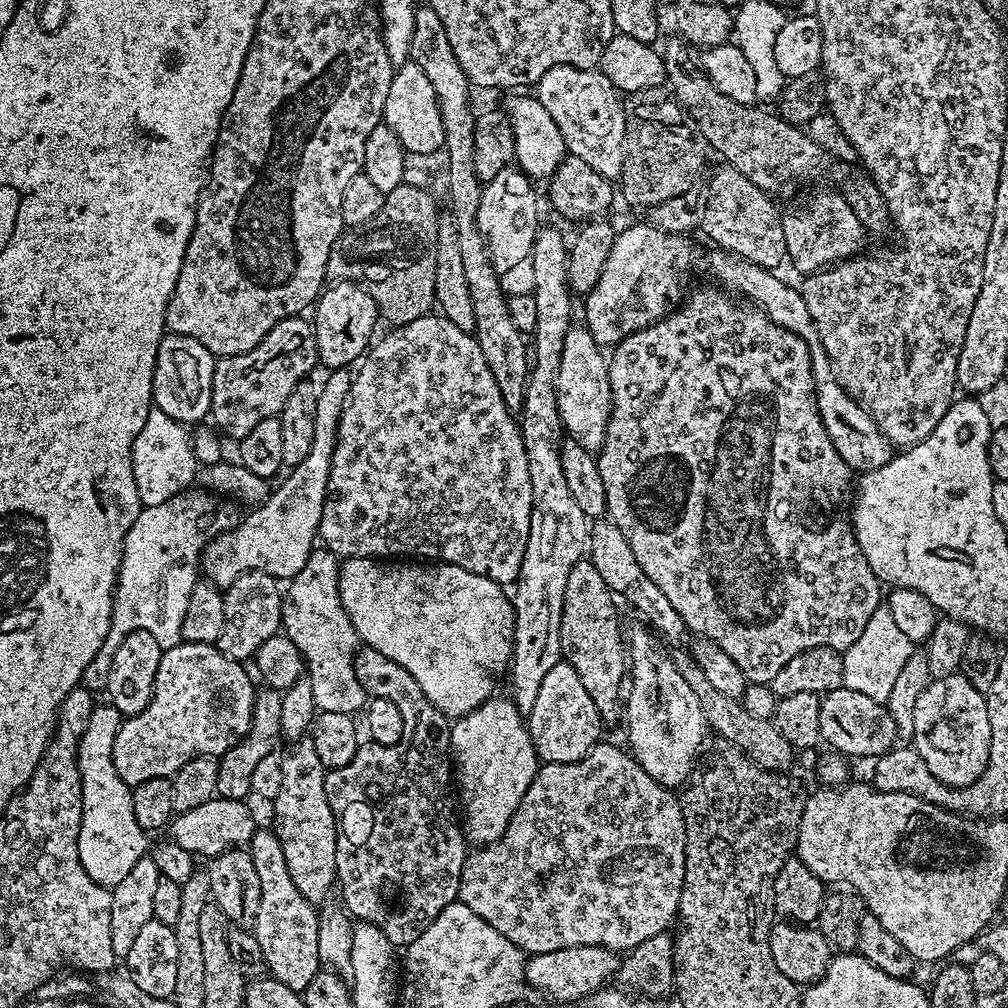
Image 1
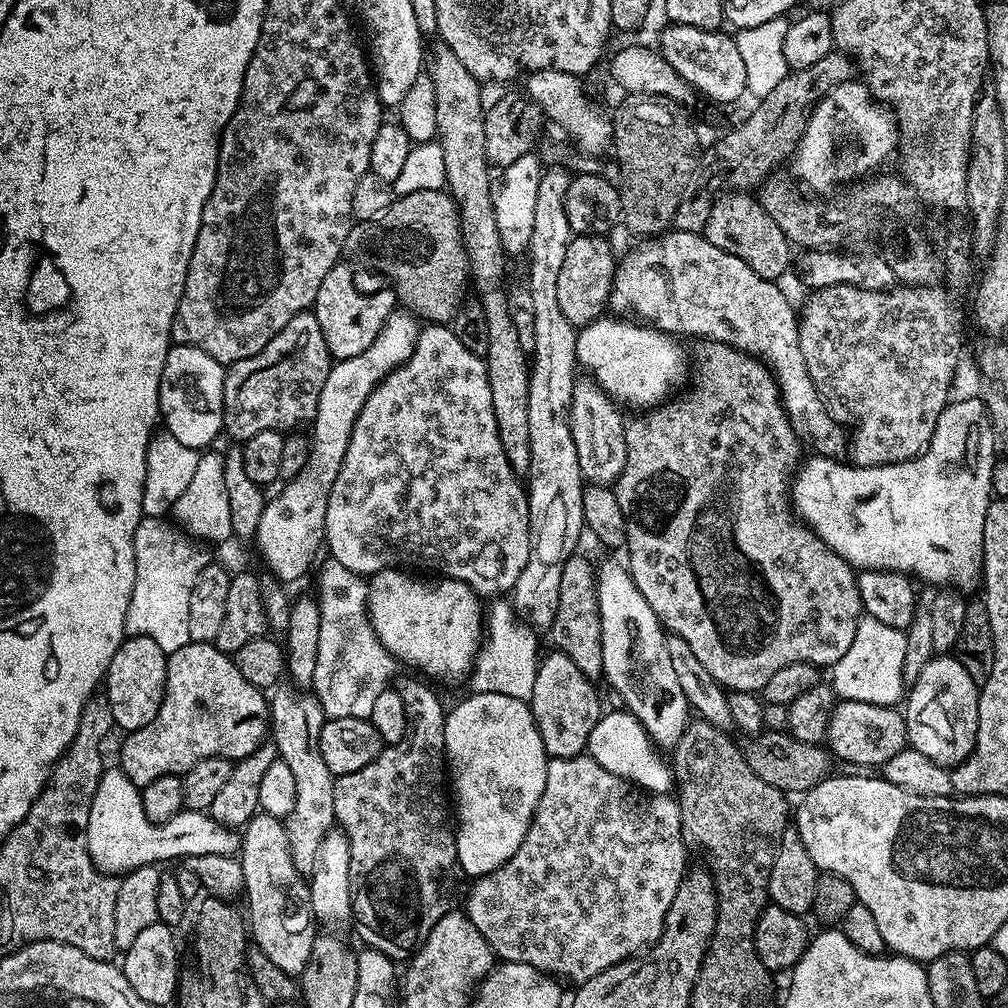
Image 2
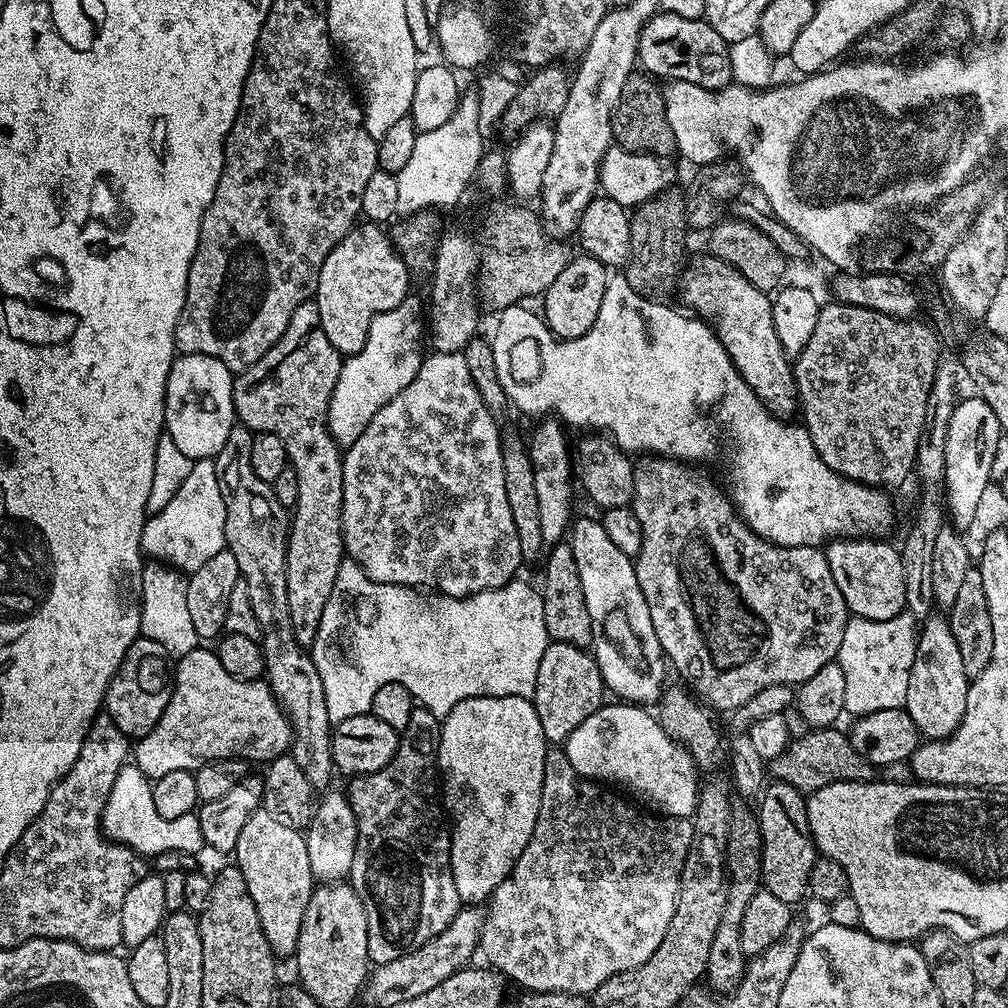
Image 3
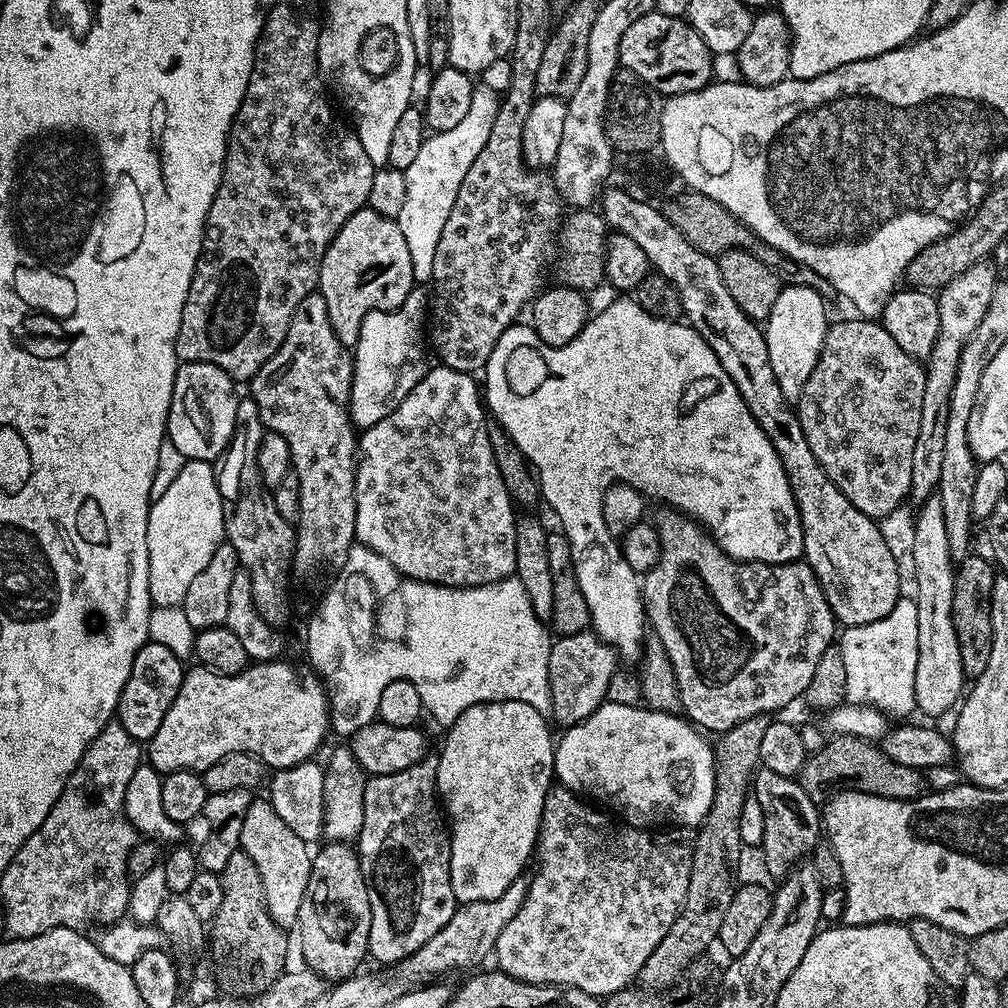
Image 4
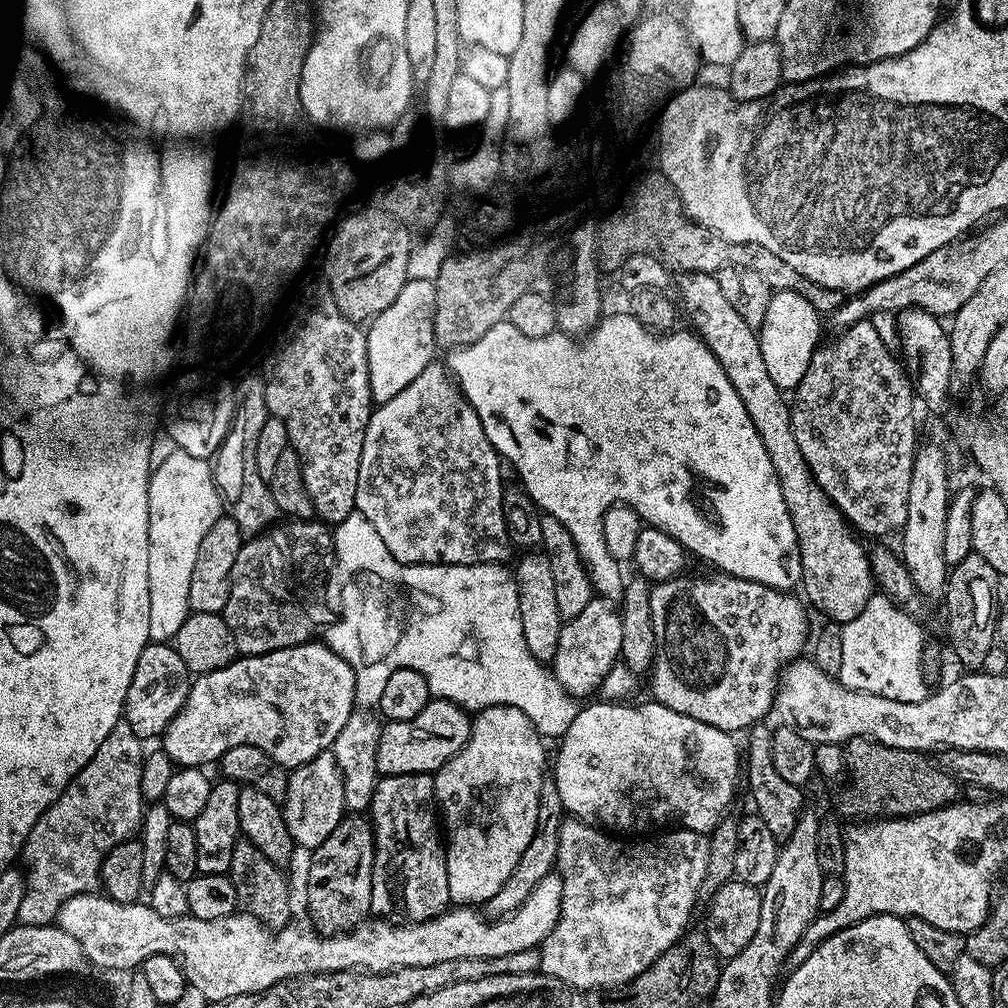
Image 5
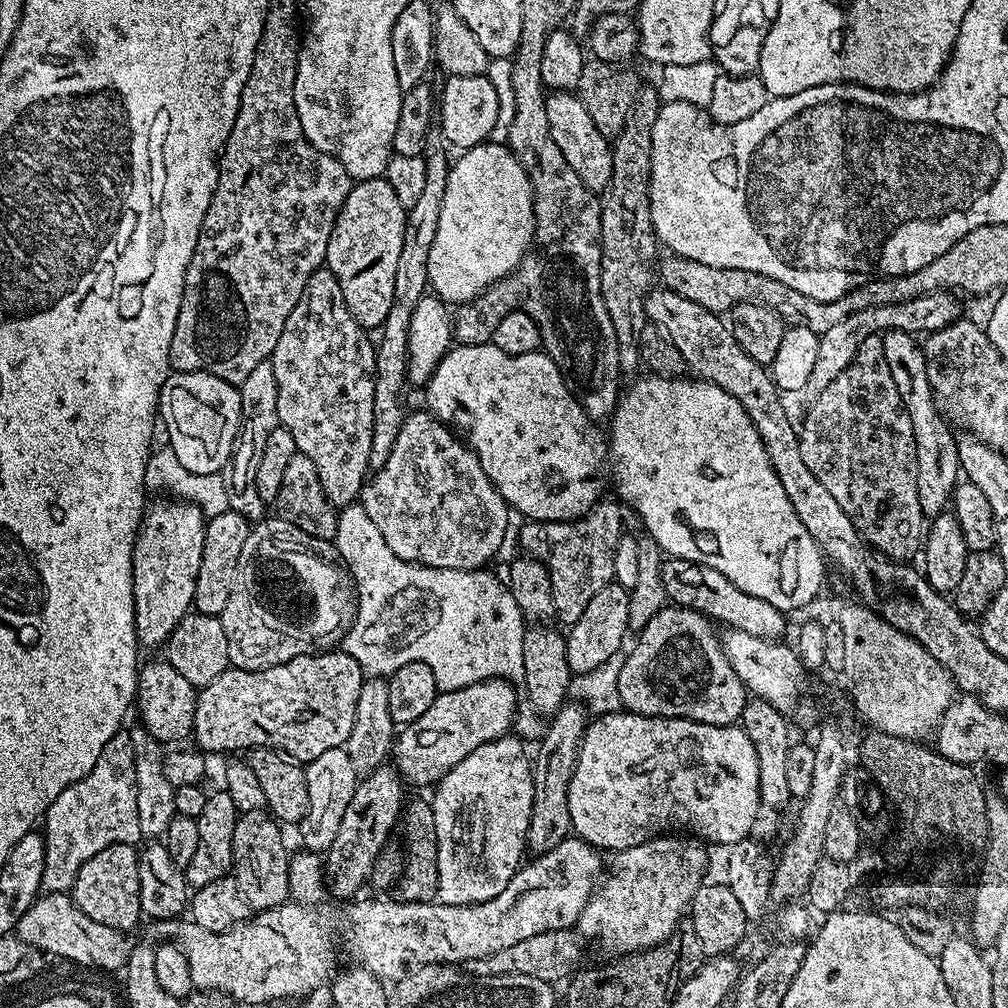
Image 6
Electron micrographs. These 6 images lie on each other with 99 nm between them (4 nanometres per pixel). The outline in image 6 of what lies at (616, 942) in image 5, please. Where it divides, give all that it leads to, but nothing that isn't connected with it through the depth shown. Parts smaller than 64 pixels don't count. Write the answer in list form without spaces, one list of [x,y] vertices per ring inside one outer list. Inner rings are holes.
[[[665,834],[638,846],[630,846],[625,852],[615,853],[611,857],[613,872],[608,877],[603,877],[602,883],[593,891],[588,904],[582,910],[578,921],[579,935],[585,941],[597,940],[606,951],[616,952],[615,954],[641,952],[670,938],[691,909],[692,895],[705,883],[707,850],[709,851],[699,839],[689,838],[684,834]]]

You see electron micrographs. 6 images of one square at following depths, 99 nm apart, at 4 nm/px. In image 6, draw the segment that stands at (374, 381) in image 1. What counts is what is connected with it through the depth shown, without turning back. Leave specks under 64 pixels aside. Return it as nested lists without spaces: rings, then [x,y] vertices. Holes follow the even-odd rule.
[[[409,411],[394,438],[390,454],[384,459],[384,465],[365,480],[358,502],[366,514],[370,514],[370,522],[378,526],[382,538],[386,538],[386,546],[390,546],[398,558],[431,568],[480,570],[487,565],[484,564],[487,560],[495,558],[496,551],[504,544],[510,509],[486,470],[482,470],[482,462],[478,462],[475,452],[455,435],[459,436],[431,412]]]

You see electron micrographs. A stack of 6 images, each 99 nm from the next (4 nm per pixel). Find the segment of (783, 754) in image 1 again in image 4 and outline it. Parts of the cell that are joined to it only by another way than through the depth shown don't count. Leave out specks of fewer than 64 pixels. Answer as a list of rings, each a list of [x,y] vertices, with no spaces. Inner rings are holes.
[[[833,735],[825,739],[820,750],[811,753],[805,760],[798,779],[802,790],[806,790],[812,800],[824,802],[839,788],[850,792],[878,794],[882,798],[913,800],[925,791],[922,777],[920,770],[894,761],[873,741],[857,736]]]

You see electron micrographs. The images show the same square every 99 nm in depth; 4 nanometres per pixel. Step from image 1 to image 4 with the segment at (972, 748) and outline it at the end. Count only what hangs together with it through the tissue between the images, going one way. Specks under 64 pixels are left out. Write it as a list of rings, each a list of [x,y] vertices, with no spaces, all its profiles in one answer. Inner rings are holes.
[[[933,494],[919,505],[917,512],[920,513],[912,528],[912,568],[916,571],[914,599],[918,606],[918,670],[914,670],[914,698],[921,713],[940,716],[957,707],[966,688],[962,654],[958,654],[958,634],[954,634],[952,621],[956,568],[946,542],[946,518],[942,515],[939,495]]]

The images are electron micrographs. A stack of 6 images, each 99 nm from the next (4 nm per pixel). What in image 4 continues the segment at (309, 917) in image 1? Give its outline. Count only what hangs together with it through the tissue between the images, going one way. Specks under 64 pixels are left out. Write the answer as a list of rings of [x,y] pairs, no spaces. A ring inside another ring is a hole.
[[[267,798],[253,799],[246,810],[246,818],[242,818],[242,838],[239,851],[250,854],[254,866],[258,866],[258,874],[262,877],[264,905],[274,918],[276,925],[285,930],[297,927],[298,910],[302,910],[302,898],[306,894],[306,882],[310,882],[310,866],[313,853],[308,852],[309,845],[286,822],[278,810],[274,810],[271,800]]]

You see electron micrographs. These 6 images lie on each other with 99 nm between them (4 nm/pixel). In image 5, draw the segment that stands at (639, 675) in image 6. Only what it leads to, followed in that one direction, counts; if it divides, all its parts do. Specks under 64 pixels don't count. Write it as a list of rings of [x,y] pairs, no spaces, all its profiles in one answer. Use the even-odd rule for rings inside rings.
[[[715,575],[700,576],[697,580],[677,578],[653,587],[650,614],[654,618],[656,659],[650,669],[651,699],[670,710],[678,710],[678,714],[686,714],[686,718],[698,718],[706,726],[740,734],[773,711],[784,669],[805,655],[810,644],[809,609],[799,595],[791,596],[788,590],[767,588],[757,580]]]

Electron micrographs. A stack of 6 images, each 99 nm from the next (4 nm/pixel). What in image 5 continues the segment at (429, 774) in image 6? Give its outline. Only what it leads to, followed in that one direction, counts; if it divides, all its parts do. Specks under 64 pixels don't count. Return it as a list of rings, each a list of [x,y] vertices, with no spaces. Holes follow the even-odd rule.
[[[429,699],[418,718],[406,722],[388,722],[381,727],[378,738],[376,770],[380,776],[398,774],[435,774],[458,750],[466,746],[472,733],[473,717],[449,700]]]

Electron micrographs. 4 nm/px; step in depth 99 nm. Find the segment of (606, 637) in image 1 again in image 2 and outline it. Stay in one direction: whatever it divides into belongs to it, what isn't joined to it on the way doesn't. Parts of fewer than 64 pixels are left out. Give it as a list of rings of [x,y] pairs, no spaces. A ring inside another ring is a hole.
[[[574,554],[562,566],[562,582],[558,585],[558,608],[554,614],[554,622],[550,635],[555,651],[566,654],[582,674],[593,682],[601,679],[602,666],[602,626],[600,625],[600,607],[596,593],[596,571],[581,554]]]

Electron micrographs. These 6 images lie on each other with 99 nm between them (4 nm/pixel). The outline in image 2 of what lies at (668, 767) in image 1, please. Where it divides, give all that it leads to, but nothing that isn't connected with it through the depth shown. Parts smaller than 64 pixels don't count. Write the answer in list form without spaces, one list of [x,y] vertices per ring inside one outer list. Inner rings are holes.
[[[604,560],[595,571],[602,626],[603,679],[608,679],[609,686],[624,699],[623,707],[646,730],[657,749],[671,750],[690,723],[690,709],[674,675],[670,650],[666,650],[666,629],[651,606],[638,602],[630,573],[621,561],[619,564],[616,560]]]

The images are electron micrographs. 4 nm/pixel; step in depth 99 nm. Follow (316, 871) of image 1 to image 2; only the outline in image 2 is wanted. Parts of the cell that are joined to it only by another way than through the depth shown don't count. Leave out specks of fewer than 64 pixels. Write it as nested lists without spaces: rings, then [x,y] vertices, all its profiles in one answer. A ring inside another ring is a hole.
[[[277,686],[271,689],[268,700],[270,740],[276,745],[278,758],[294,773],[294,806],[286,817],[290,854],[294,866],[308,874],[314,866],[314,854],[322,838],[333,827],[334,777],[326,766],[320,749],[320,731],[326,719],[320,699],[308,690],[295,686]]]

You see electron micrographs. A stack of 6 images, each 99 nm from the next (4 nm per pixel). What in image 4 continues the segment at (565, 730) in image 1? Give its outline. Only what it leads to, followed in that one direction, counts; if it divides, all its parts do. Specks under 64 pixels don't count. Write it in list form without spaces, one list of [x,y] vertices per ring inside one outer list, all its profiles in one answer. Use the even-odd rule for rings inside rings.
[[[585,630],[553,639],[548,667],[551,719],[556,719],[561,724],[561,729],[567,730],[590,718],[590,714],[594,714],[594,710],[598,710],[609,699],[608,687],[612,684],[616,664],[618,665],[616,652],[595,631]]]

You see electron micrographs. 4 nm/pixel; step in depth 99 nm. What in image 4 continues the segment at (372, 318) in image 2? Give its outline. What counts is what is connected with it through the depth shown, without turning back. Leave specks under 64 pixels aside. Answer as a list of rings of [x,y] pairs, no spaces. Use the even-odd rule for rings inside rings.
[[[367,206],[359,208],[330,242],[320,267],[318,290],[326,298],[326,314],[338,342],[355,346],[366,314],[391,312],[411,294],[414,281],[409,247],[397,221]]]

